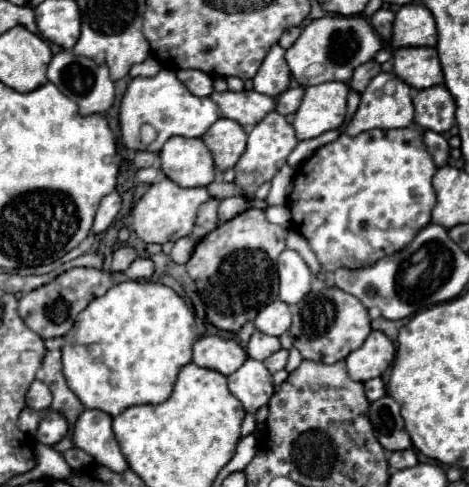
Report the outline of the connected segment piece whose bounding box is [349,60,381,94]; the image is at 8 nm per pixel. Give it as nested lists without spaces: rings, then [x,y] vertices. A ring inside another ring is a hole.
[[[369,60],[369,62],[361,64],[361,66],[355,70],[349,86],[361,94],[361,92],[367,88],[367,84],[371,82],[371,78],[375,78],[379,72],[381,72],[381,66],[379,66],[375,60]]]

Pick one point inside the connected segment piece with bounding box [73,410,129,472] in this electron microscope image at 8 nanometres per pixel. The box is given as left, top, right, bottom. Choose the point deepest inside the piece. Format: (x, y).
(93, 434)

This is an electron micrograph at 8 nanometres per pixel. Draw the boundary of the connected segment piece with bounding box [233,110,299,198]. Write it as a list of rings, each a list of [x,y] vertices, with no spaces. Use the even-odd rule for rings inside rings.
[[[271,110],[261,122],[255,124],[255,128],[249,134],[247,148],[233,168],[235,170],[235,184],[243,190],[245,198],[253,198],[255,188],[261,186],[263,182],[269,182],[277,174],[277,170],[287,162],[287,156],[297,146],[297,142],[299,140],[295,138],[295,128],[285,120],[285,116],[281,116],[275,110]]]

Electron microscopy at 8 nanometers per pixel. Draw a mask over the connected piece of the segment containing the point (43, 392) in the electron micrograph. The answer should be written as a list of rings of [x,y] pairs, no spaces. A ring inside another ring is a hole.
[[[35,380],[31,384],[25,400],[27,400],[27,406],[33,410],[47,410],[51,406],[51,392],[41,380]]]

